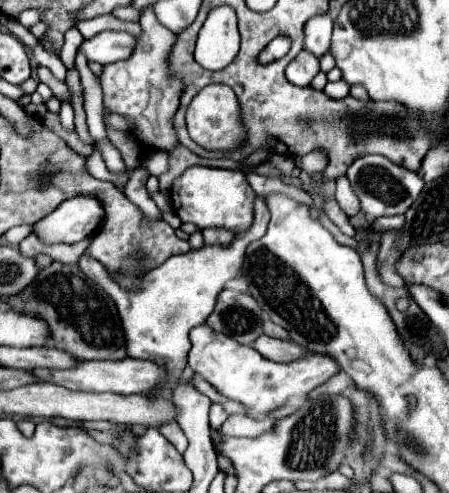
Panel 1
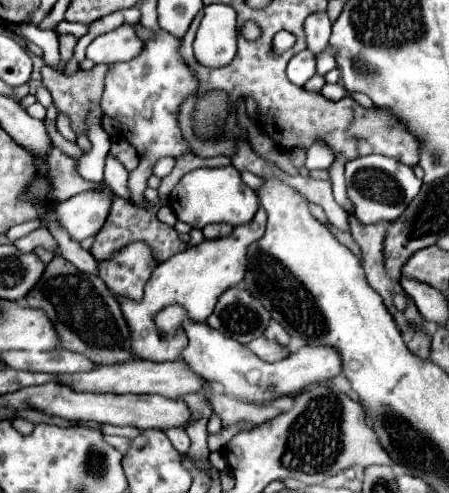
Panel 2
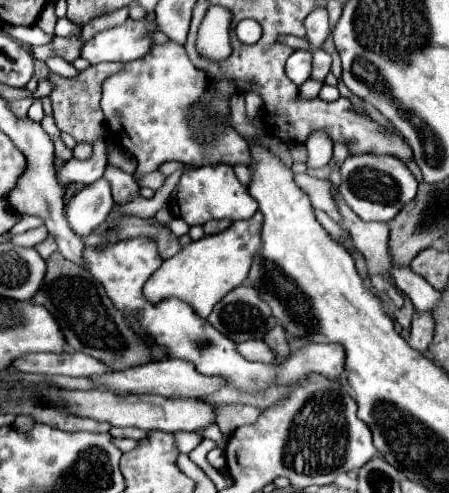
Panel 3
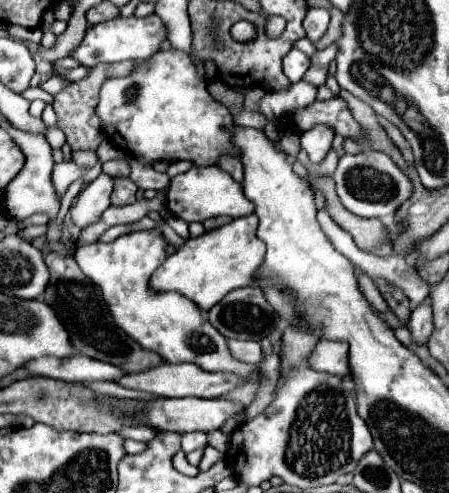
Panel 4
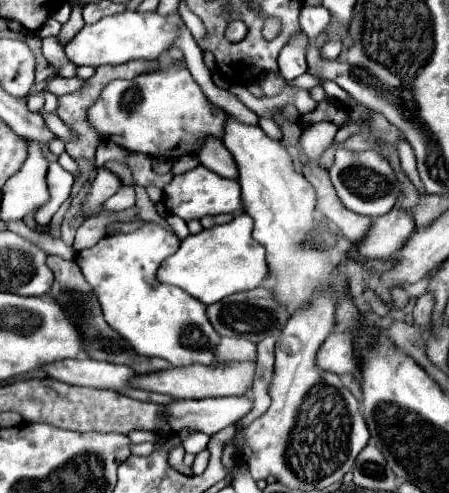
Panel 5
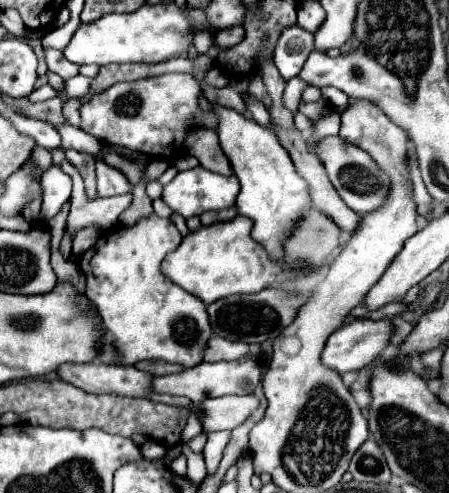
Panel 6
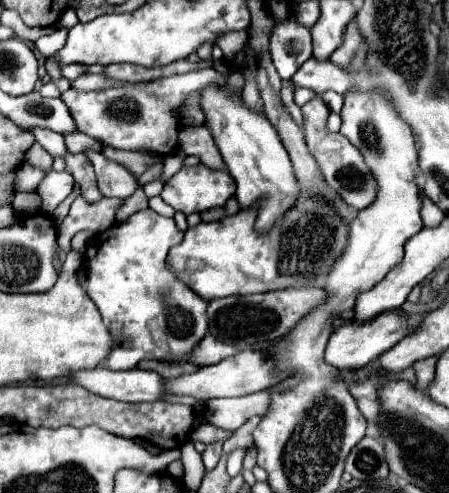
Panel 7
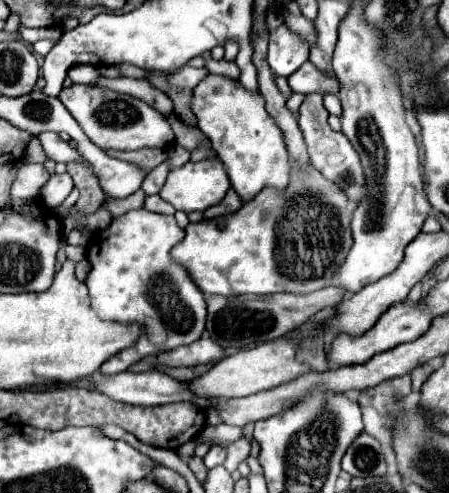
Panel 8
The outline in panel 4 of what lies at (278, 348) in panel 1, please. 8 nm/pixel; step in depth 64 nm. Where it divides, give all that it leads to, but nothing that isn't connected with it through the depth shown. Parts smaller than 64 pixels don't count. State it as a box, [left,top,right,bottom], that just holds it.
[228,340,262,364]

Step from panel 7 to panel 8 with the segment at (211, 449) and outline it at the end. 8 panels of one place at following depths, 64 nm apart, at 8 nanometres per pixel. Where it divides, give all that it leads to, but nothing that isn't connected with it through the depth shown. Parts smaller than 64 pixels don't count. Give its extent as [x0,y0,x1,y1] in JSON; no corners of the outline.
[205,446,226,468]

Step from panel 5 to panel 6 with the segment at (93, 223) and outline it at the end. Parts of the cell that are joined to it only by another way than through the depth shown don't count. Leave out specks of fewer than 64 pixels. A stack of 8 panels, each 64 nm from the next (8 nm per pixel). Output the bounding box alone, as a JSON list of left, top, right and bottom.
[72,226,100,256]

